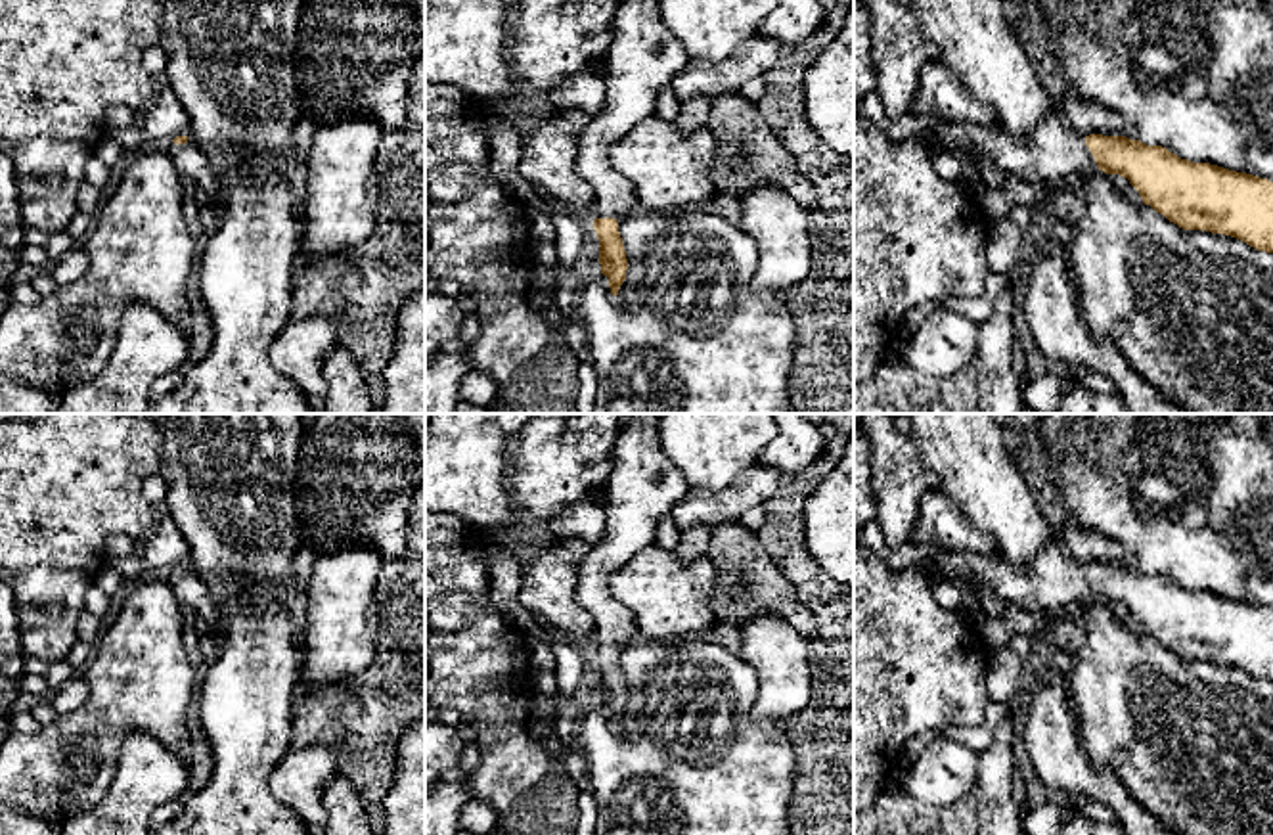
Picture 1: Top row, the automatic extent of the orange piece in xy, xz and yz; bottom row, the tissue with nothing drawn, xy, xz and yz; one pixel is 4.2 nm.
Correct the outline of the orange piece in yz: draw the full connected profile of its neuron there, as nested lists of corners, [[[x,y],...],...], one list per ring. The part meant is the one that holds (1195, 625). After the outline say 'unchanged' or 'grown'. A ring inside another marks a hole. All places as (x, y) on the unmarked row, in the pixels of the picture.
[[[1057,536],[1028,567],[1013,567],[997,555],[978,552],[940,552],[917,567],[932,584],[953,580],[961,590],[994,592],[1005,605],[1024,611],[1051,613],[1072,609],[1095,599],[1120,603],[1139,621],[1145,634],[1183,659],[1206,659],[1237,666],[1250,676],[1273,682],[1273,611],[1210,592],[1193,592],[1162,575],[1147,575],[1126,565],[1082,565],[1070,557]]]; grown

